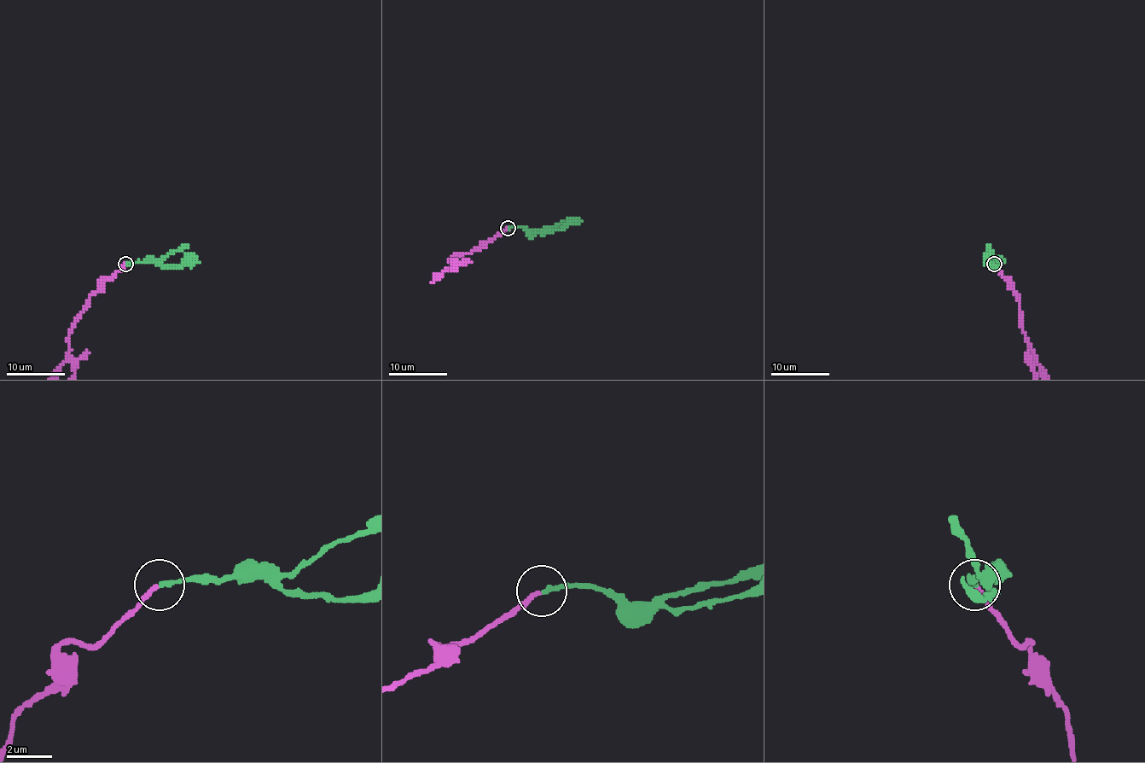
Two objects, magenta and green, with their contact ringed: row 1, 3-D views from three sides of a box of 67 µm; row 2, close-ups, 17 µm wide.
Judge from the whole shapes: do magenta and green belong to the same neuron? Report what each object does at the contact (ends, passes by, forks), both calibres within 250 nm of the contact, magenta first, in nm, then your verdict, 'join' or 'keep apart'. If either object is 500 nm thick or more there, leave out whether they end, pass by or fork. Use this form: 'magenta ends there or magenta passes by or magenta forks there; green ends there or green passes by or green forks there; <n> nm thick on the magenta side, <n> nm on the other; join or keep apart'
magenta ends there; green ends there; 190 nm thick on the magenta side, 200 nm on the other; join

